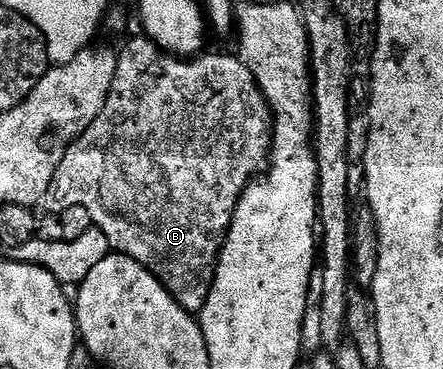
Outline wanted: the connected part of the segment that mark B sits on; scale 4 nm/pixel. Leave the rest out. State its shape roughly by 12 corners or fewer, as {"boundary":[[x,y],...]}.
{"boundary":[[137,35],[45,208],[201,314],[272,114]]}

